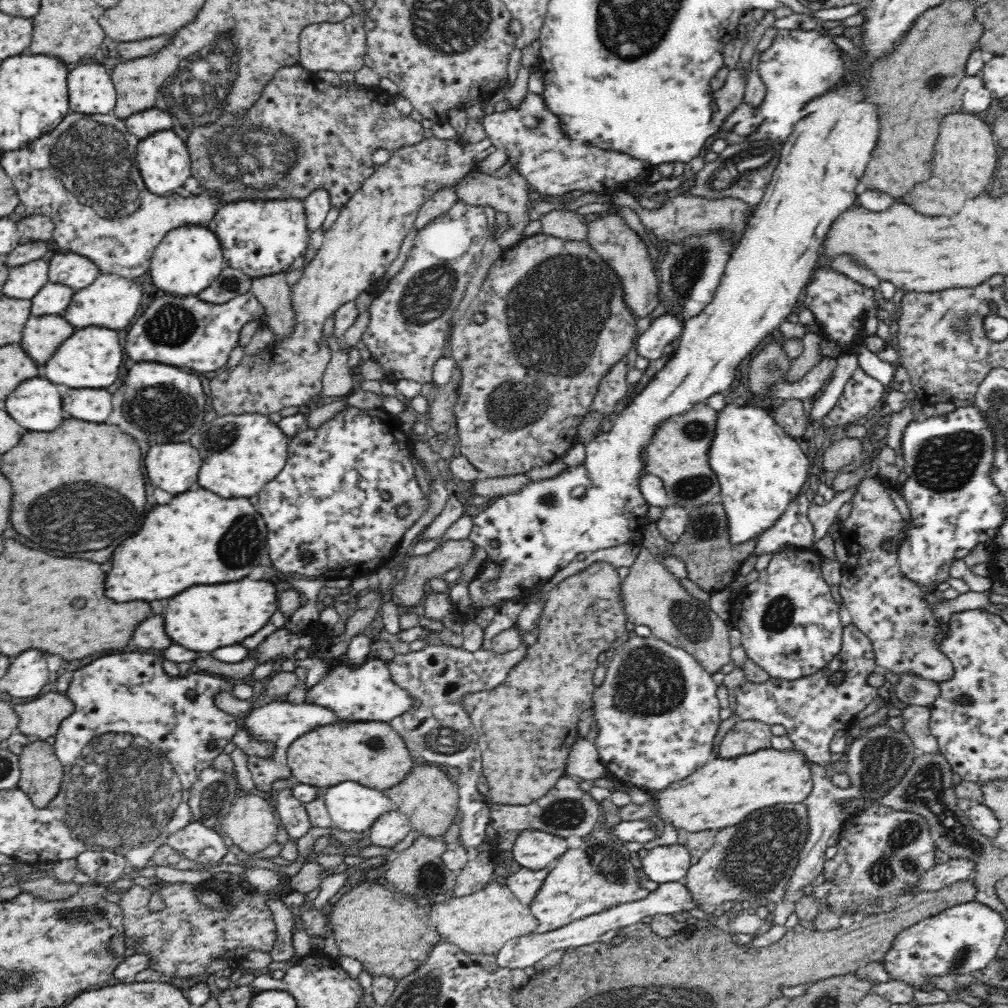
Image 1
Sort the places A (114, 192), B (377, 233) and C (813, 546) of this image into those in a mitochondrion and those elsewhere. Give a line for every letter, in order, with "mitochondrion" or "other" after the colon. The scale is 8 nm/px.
A: mitochondrion
B: other
C: other

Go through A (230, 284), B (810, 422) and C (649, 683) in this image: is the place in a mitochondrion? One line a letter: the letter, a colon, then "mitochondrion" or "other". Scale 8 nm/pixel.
A: mitochondrion
B: other
C: mitochondrion

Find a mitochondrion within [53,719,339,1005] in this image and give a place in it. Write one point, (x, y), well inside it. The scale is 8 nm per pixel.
(122, 792)

